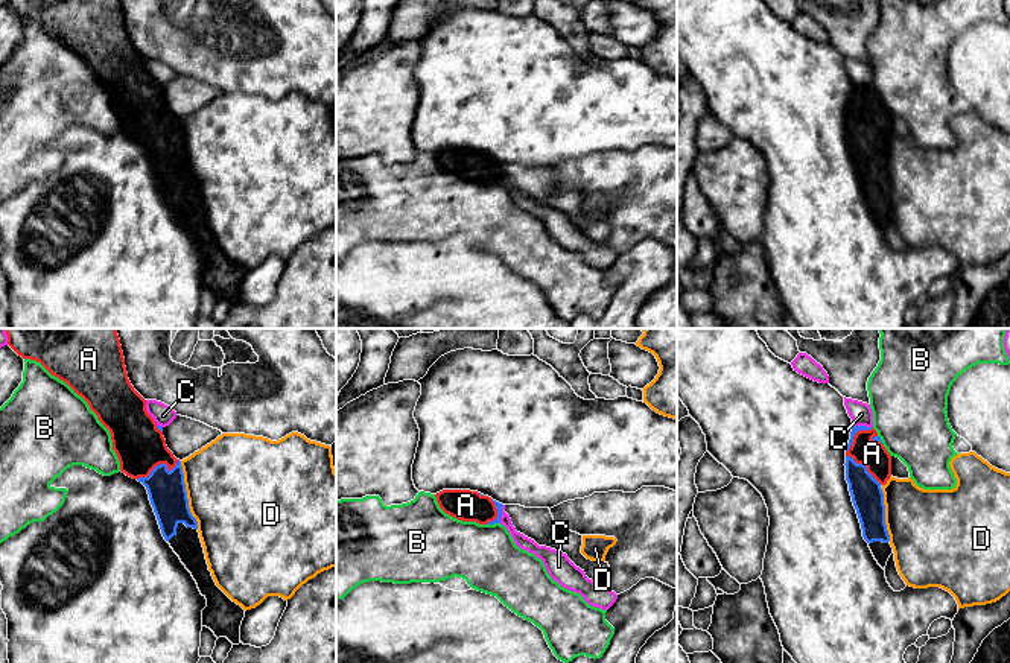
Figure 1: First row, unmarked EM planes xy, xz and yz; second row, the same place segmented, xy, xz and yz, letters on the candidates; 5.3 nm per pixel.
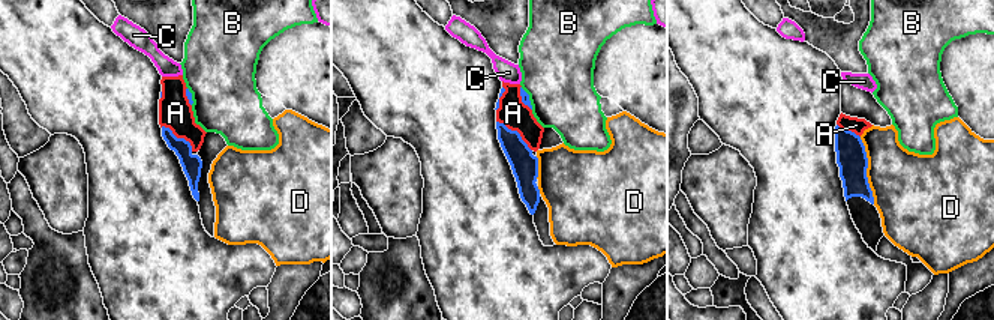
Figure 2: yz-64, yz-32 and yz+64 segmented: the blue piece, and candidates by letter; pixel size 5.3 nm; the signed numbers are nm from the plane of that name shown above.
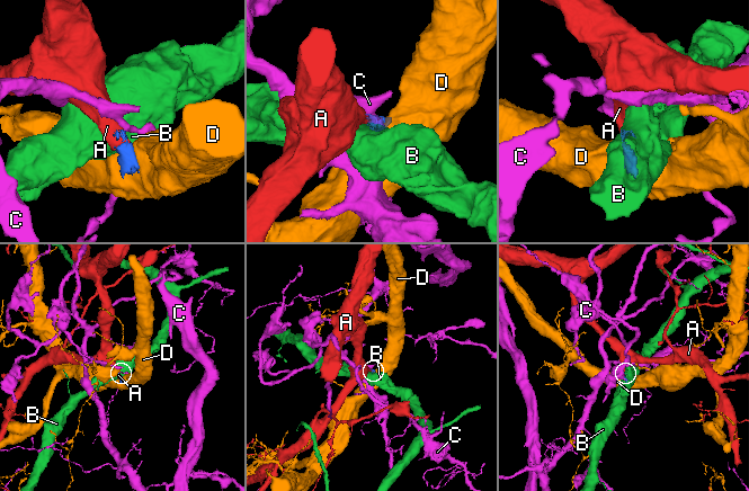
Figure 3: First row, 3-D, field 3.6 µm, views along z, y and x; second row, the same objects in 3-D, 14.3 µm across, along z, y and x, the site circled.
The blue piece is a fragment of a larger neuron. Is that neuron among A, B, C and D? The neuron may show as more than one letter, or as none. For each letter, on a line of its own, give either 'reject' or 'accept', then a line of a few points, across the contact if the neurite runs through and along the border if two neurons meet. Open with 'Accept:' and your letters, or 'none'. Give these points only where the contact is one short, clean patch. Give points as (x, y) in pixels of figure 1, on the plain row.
Accept: A
A: accept; line xy (166, 149), (160, 123), (139, 104)
B: reject; line xz (499, 181), (487, 184)
C: reject; line xz (504, 164), (499, 181)
D: reject; line xy (180, 120), (187, 166), (198, 187)

